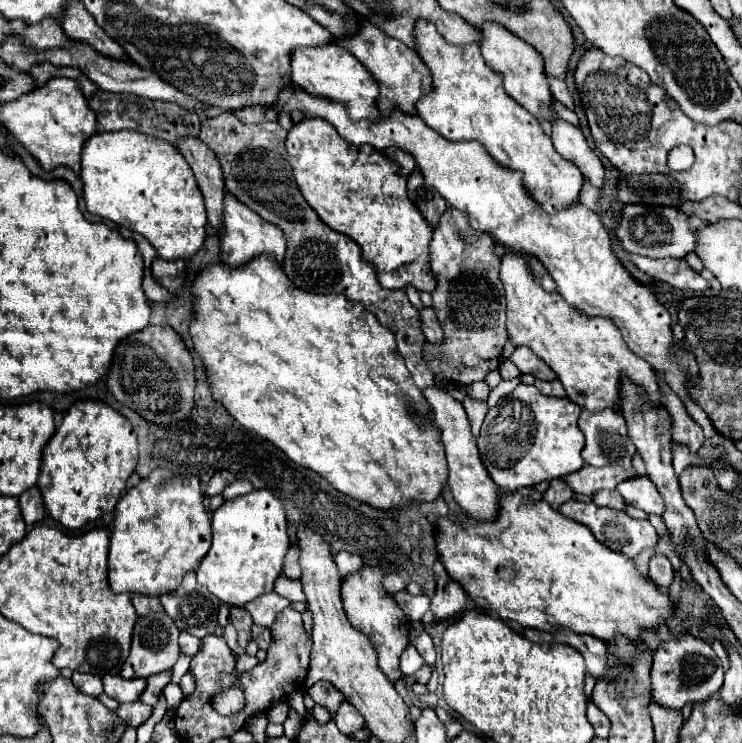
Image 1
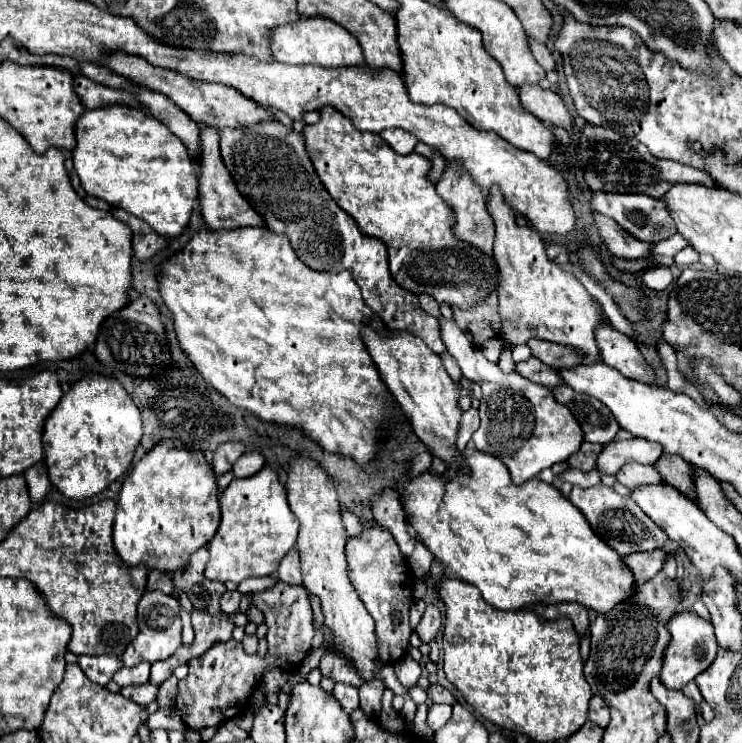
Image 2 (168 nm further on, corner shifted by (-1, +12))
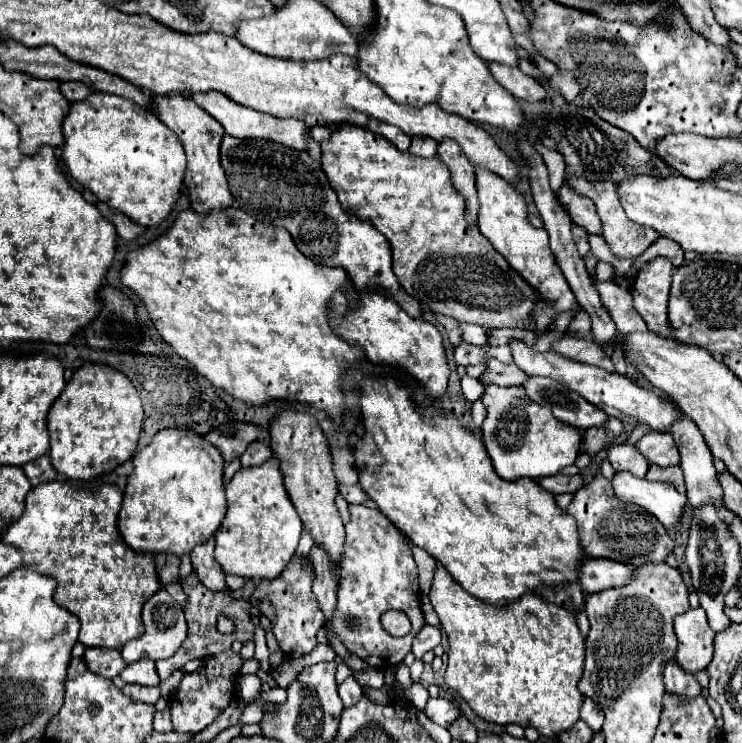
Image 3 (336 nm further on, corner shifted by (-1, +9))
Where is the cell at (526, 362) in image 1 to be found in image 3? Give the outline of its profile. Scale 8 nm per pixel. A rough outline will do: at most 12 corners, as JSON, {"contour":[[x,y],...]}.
{"contour":[[561,337],[553,353],[615,371],[609,355],[591,339]]}

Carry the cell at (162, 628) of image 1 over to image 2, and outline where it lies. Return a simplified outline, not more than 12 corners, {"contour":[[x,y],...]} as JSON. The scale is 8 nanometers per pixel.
{"contour":[[145,592],[125,666],[167,660],[181,646],[175,596]]}

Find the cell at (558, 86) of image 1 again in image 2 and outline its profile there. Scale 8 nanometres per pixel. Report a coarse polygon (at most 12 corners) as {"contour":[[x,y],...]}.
{"contour":[[533,38],[529,48],[545,70],[555,70],[549,48]]}

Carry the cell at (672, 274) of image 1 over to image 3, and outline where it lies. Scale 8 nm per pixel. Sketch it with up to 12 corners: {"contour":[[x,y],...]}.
{"contour":[[559,189],[561,203],[575,225],[591,235],[603,235],[601,219],[587,197]]}

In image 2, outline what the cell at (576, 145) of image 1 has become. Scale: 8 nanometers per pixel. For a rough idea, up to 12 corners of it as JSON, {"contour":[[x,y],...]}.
{"contour":[[519,88],[523,108],[543,124],[571,130],[573,118],[551,90]]}

